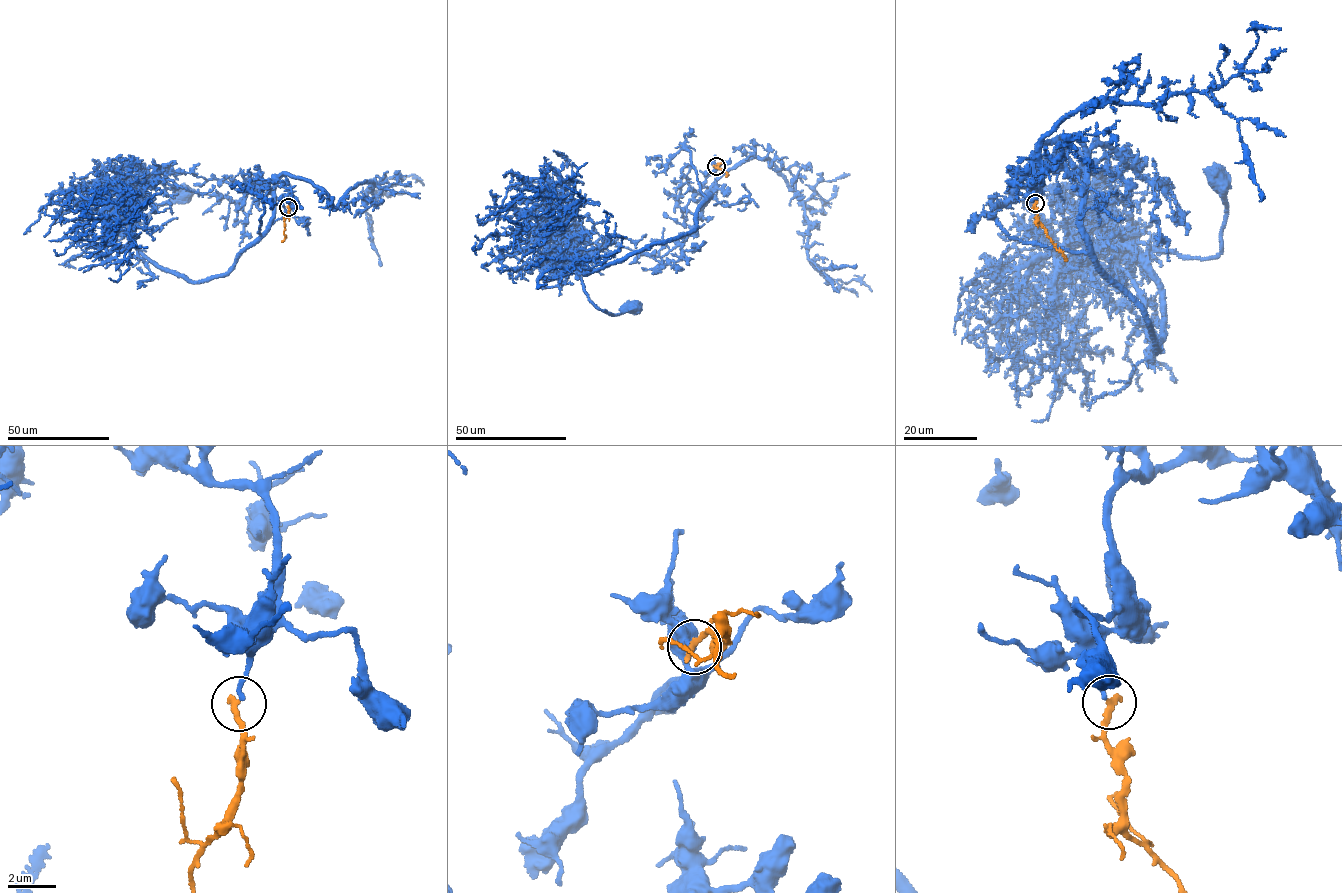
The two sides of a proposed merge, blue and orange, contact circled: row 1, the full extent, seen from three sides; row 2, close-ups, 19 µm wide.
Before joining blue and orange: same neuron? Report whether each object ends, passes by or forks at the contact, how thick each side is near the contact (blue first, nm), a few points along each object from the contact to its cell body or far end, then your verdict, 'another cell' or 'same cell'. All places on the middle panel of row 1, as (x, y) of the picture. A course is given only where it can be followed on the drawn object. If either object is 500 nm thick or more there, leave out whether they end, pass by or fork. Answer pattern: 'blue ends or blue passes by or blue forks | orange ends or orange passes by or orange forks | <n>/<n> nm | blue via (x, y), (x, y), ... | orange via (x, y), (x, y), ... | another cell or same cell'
blue ends | orange ends | 180/320 nm | blue via (716, 166), (692, 230), (579, 268), (600, 309), (636, 305) | orange via (716, 166), (719, 165), (718, 168), (727, 173), (726, 177) | another cell

